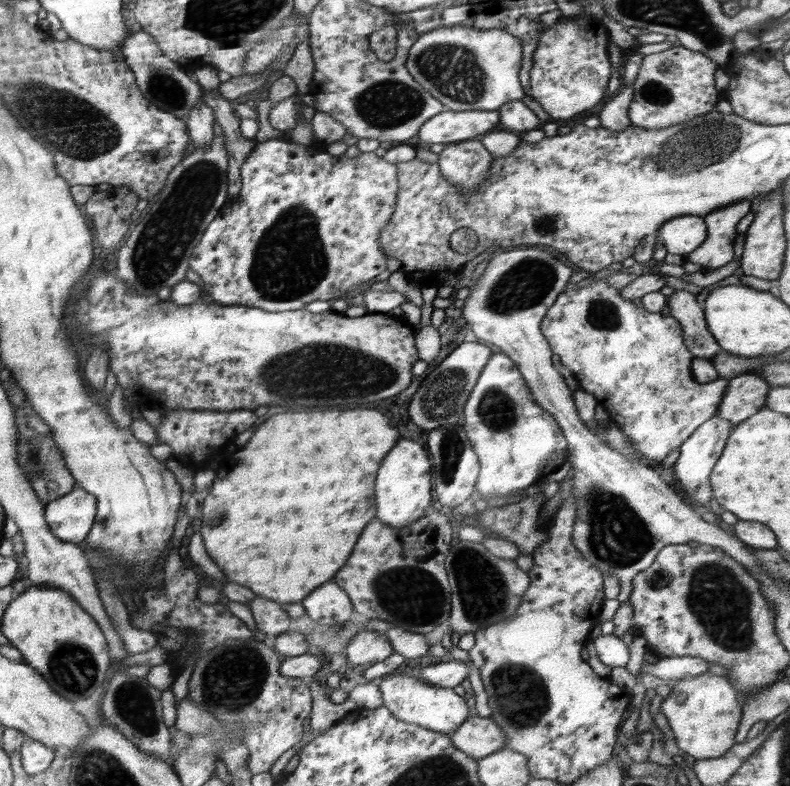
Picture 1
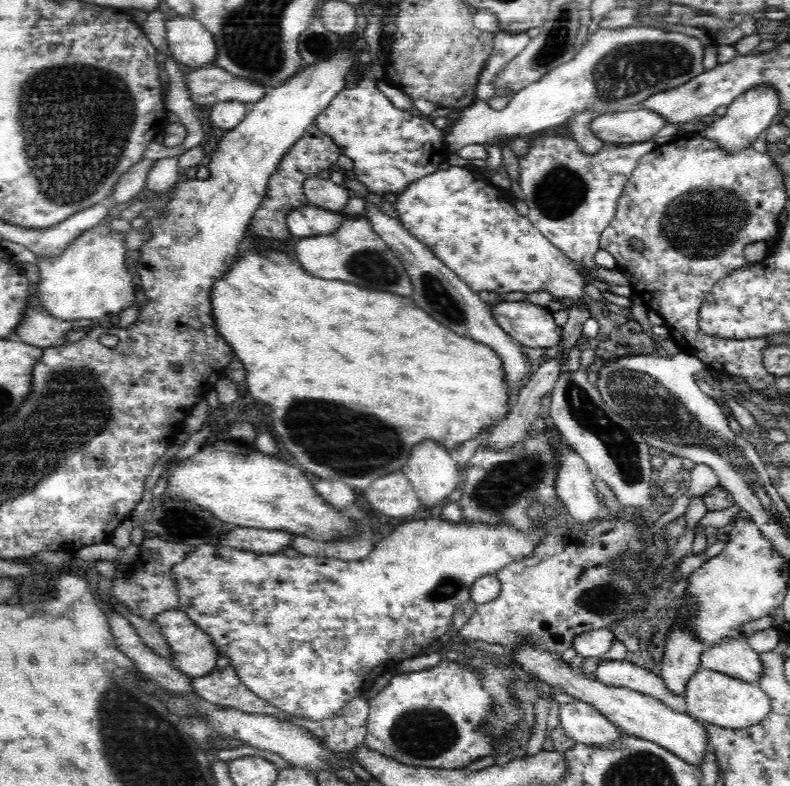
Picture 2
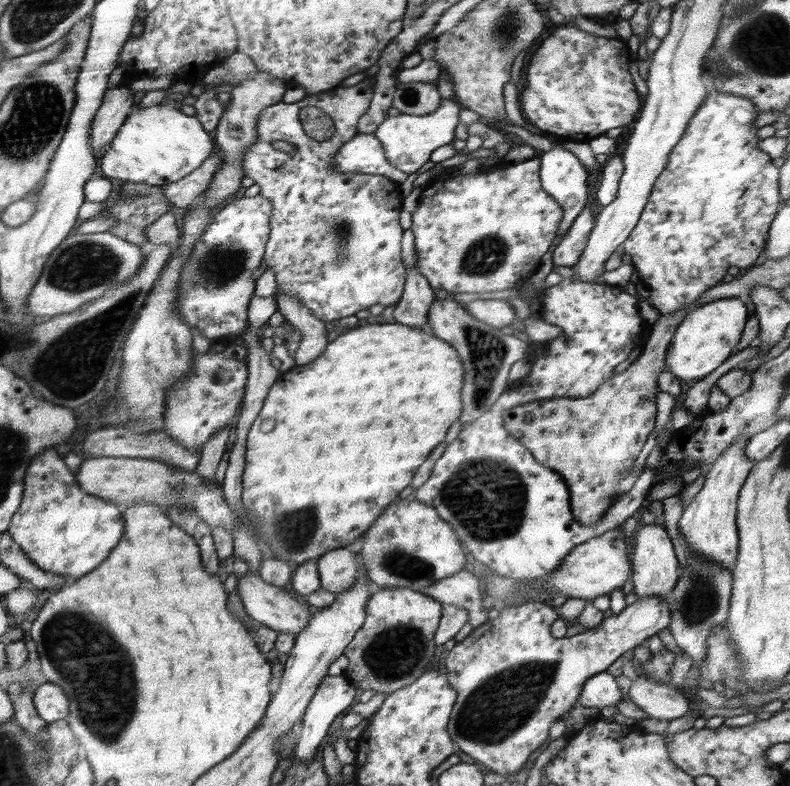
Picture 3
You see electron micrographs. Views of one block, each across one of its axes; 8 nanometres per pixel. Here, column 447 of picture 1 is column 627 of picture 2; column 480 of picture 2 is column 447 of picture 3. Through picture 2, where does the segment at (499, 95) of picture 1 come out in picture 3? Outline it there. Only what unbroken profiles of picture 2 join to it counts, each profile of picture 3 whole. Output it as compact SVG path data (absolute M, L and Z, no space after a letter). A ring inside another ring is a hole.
M445 100L440 106L424 116L402 114L387 116L384 122L373 132L385 151L386 158L392 166L409 175L416 172L430 160L430 154L446 144L452 144L456 138L454 130L458 126L458 113L462 106L456 100Z

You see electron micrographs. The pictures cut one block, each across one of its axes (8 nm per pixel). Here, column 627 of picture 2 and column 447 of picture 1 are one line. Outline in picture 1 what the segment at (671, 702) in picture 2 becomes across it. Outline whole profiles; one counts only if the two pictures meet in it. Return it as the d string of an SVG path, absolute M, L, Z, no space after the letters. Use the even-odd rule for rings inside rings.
M451 658L447 662L443 660L435 665L428 665L422 670L416 671L415 674L431 685L453 689L468 678L470 666L460 660Z

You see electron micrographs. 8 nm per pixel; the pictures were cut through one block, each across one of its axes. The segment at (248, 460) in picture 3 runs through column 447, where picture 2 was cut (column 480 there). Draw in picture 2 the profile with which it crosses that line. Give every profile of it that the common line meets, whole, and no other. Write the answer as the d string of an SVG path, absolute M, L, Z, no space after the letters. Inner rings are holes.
M265 246L244 252L222 277L214 284L211 292L212 316L216 329L232 347L235 358L244 365L250 396L264 404L270 404L274 412L272 418L277 442L280 446L284 444L284 448L294 456L296 462L300 462L306 470L314 472L320 478L342 480L350 487L362 488L365 491L376 478L400 471L408 462L412 448L422 440L436 440L438 444L452 451L458 444L476 438L482 430L508 416L511 393L504 381L506 373L502 366L502 357L484 343L454 334L452 330L436 322L430 314L426 314L422 308L418 308L412 298L402 298L378 290L364 290L348 282L320 280L305 272L297 258L290 258L285 252Z

